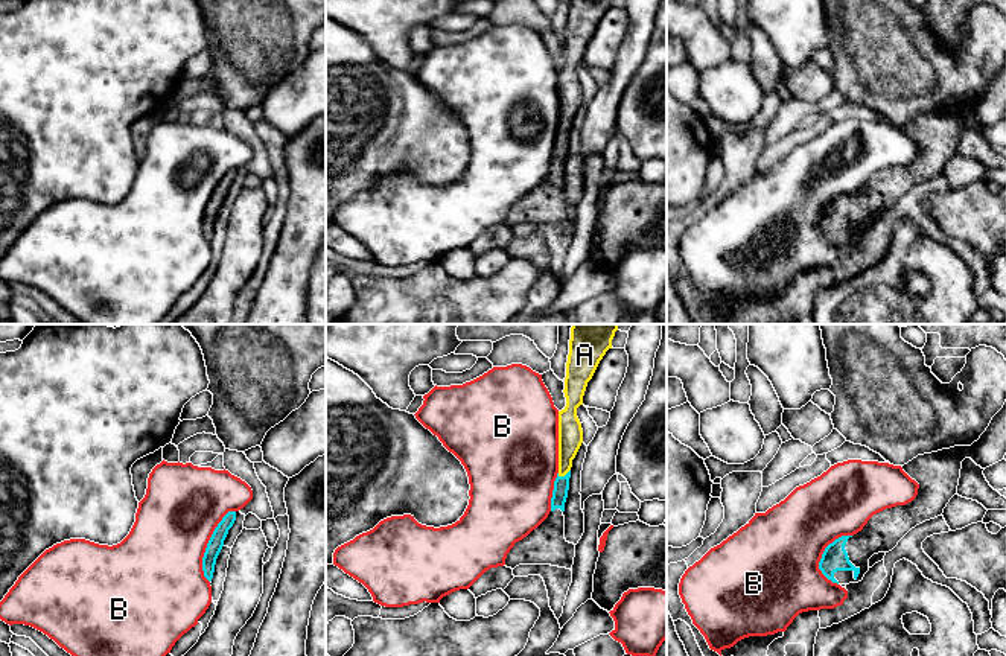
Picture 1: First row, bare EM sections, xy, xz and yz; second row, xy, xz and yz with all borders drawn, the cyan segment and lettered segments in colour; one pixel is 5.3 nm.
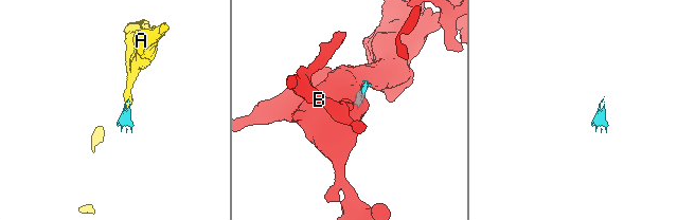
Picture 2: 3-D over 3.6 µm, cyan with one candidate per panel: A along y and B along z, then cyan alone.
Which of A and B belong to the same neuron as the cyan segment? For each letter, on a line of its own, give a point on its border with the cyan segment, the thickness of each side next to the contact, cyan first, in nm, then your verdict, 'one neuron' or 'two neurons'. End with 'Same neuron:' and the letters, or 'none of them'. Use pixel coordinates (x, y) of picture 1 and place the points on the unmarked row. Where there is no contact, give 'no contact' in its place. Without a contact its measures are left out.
A: contact xz (565, 134); calibres 80 and 130 nm; one neuron
B: contact xy (207, 203); calibres 80 and 420 nm; two neurons
Same neuron: A

